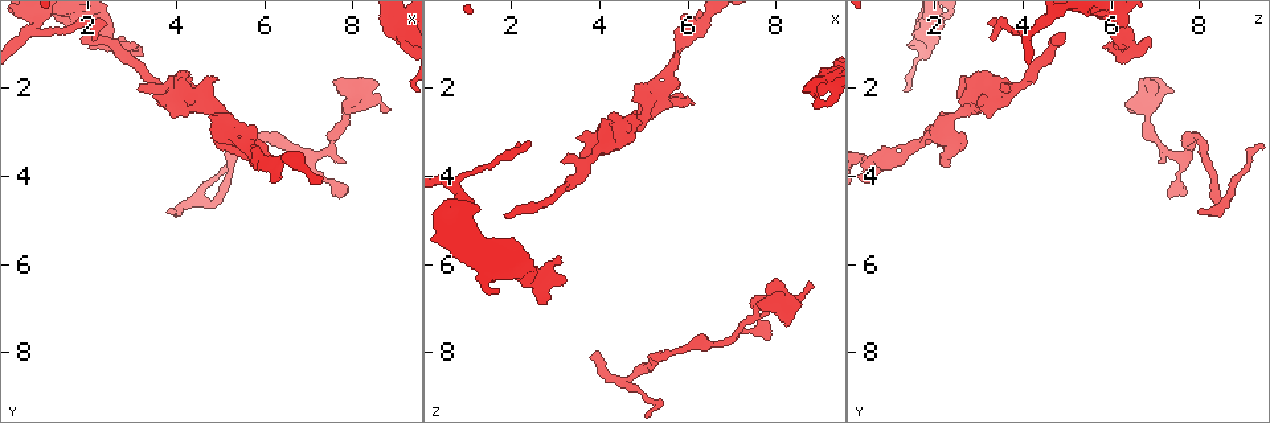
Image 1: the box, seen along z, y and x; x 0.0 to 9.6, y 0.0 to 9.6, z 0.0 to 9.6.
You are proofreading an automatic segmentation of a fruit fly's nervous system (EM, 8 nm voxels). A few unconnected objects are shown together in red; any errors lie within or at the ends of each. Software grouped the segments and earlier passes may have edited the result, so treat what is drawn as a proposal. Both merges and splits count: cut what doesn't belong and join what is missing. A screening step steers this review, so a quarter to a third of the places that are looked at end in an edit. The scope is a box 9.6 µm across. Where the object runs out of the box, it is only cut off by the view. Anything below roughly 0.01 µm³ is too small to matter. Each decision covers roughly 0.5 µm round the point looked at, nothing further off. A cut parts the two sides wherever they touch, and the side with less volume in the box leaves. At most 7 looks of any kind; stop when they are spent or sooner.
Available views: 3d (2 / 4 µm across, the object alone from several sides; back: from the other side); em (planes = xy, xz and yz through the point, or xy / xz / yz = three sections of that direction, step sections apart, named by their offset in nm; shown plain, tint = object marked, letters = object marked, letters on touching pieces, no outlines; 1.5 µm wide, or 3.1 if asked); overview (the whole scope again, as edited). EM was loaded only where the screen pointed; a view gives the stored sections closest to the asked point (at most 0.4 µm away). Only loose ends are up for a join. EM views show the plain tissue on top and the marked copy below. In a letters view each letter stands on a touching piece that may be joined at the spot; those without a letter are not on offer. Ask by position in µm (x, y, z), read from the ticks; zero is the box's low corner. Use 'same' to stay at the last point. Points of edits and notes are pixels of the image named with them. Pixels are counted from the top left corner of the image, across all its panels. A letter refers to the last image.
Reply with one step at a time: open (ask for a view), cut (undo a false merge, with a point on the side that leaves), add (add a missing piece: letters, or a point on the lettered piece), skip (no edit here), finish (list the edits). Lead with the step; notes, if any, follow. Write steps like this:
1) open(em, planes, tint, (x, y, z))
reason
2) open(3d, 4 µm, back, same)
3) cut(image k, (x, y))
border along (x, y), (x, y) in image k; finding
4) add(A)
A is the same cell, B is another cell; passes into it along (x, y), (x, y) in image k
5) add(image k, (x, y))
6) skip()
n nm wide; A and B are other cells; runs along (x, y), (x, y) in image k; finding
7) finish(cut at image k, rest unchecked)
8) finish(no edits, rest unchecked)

open(3d, 4 µm, back, (2.15, 0.85, 3.20))
tapers out

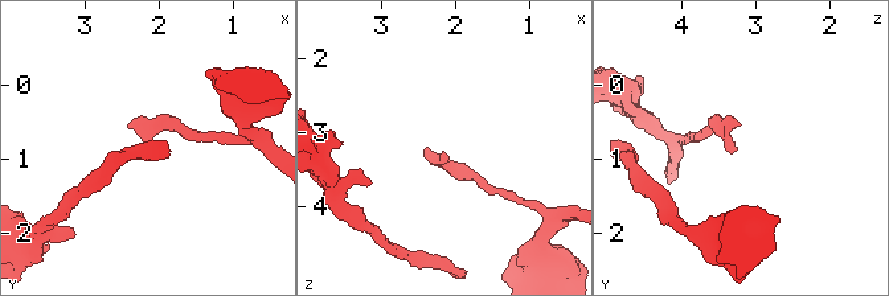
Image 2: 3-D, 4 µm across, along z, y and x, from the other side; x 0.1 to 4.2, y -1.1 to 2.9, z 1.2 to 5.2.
open(em, planes, letters, (2.15, 0.90, 3.25))

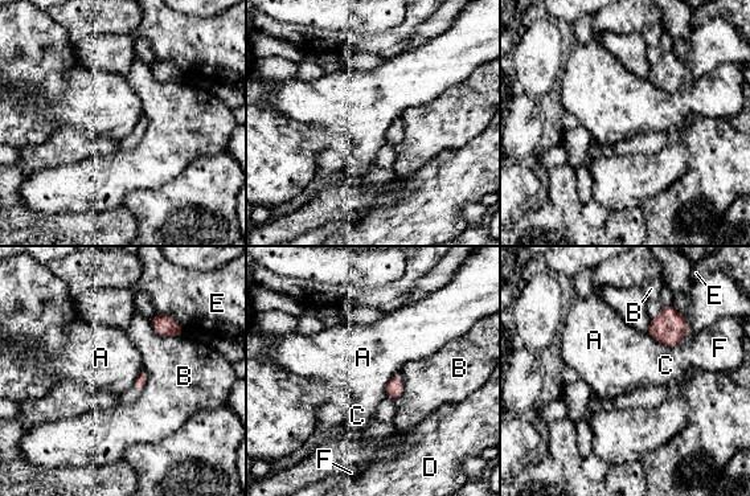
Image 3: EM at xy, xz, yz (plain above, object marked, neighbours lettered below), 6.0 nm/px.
skip()
70 nm wide; A, B, C, D, E and F are other cells; no lettered piece goes on from it

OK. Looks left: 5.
open(em, planes, letters, (2.45, 0.95, 6.25))

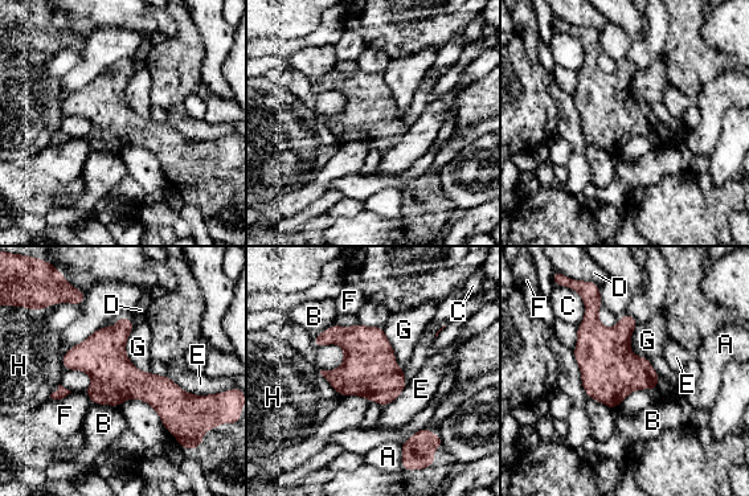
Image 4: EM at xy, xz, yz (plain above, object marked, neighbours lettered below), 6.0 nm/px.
skip()
280 nm wide; A, B, C, D, E, F, G and H are other cells; border along (130, 320), (126, 356), (150, 373) in image 4; all the same neuron

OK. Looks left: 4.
open(em, planes, letters, (7.90, 4.35, 7.70))

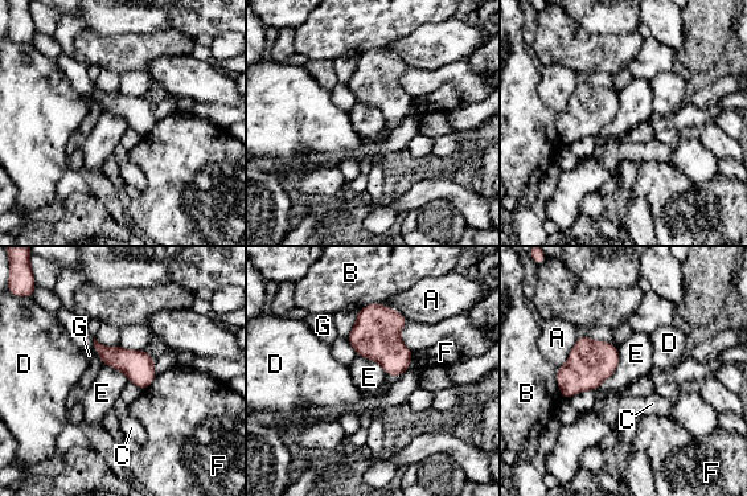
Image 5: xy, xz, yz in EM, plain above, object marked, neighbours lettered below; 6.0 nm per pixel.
skip()
190 nm wide; A, B, C, D, E, F and G are other cells; border along (157, 374), (143, 392) in image 5; no lettered piece goes on from it

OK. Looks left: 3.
finish(no edits, rest unchecked)

